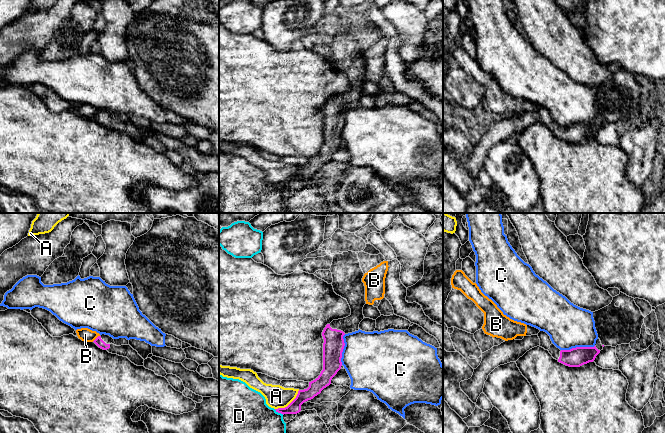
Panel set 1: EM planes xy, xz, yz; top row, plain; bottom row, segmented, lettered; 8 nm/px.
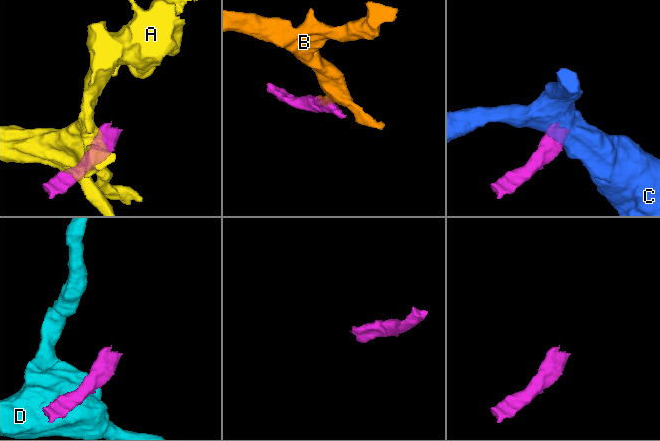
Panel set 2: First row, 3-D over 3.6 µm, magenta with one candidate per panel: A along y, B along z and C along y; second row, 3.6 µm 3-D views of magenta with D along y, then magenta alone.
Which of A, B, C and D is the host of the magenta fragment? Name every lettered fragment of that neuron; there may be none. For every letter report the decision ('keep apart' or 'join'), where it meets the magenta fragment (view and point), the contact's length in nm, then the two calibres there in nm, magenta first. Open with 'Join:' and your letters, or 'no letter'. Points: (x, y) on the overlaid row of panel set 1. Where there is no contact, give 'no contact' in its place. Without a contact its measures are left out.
Join: no letter
A: keep apart; contact xz (289, 404); length 260 nm; calibres 110 and 180 nm
B: keep apart; contact xy (96, 338); length 80 nm; calibres 70 and 110 nm
C: keep apart; contact yz (577, 347); length 280 nm; calibres 160 and 360 nm
D: keep apart; contact xz (279, 412); length 90 nm; calibres 100 and 320 nm

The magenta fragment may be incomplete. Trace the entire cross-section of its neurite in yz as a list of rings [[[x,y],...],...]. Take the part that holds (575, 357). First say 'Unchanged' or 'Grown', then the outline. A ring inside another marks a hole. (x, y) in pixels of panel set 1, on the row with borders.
Grown. [[[540,331],[537,335],[524,336],[522,340],[508,340],[482,353],[480,365],[474,369],[470,379],[460,382],[461,390],[476,404],[483,392],[488,375],[498,366],[516,362],[530,349],[540,346],[548,350],[554,359],[569,367],[580,367],[593,362],[600,350],[594,347],[576,347],[560,350],[551,341],[550,336]]]

